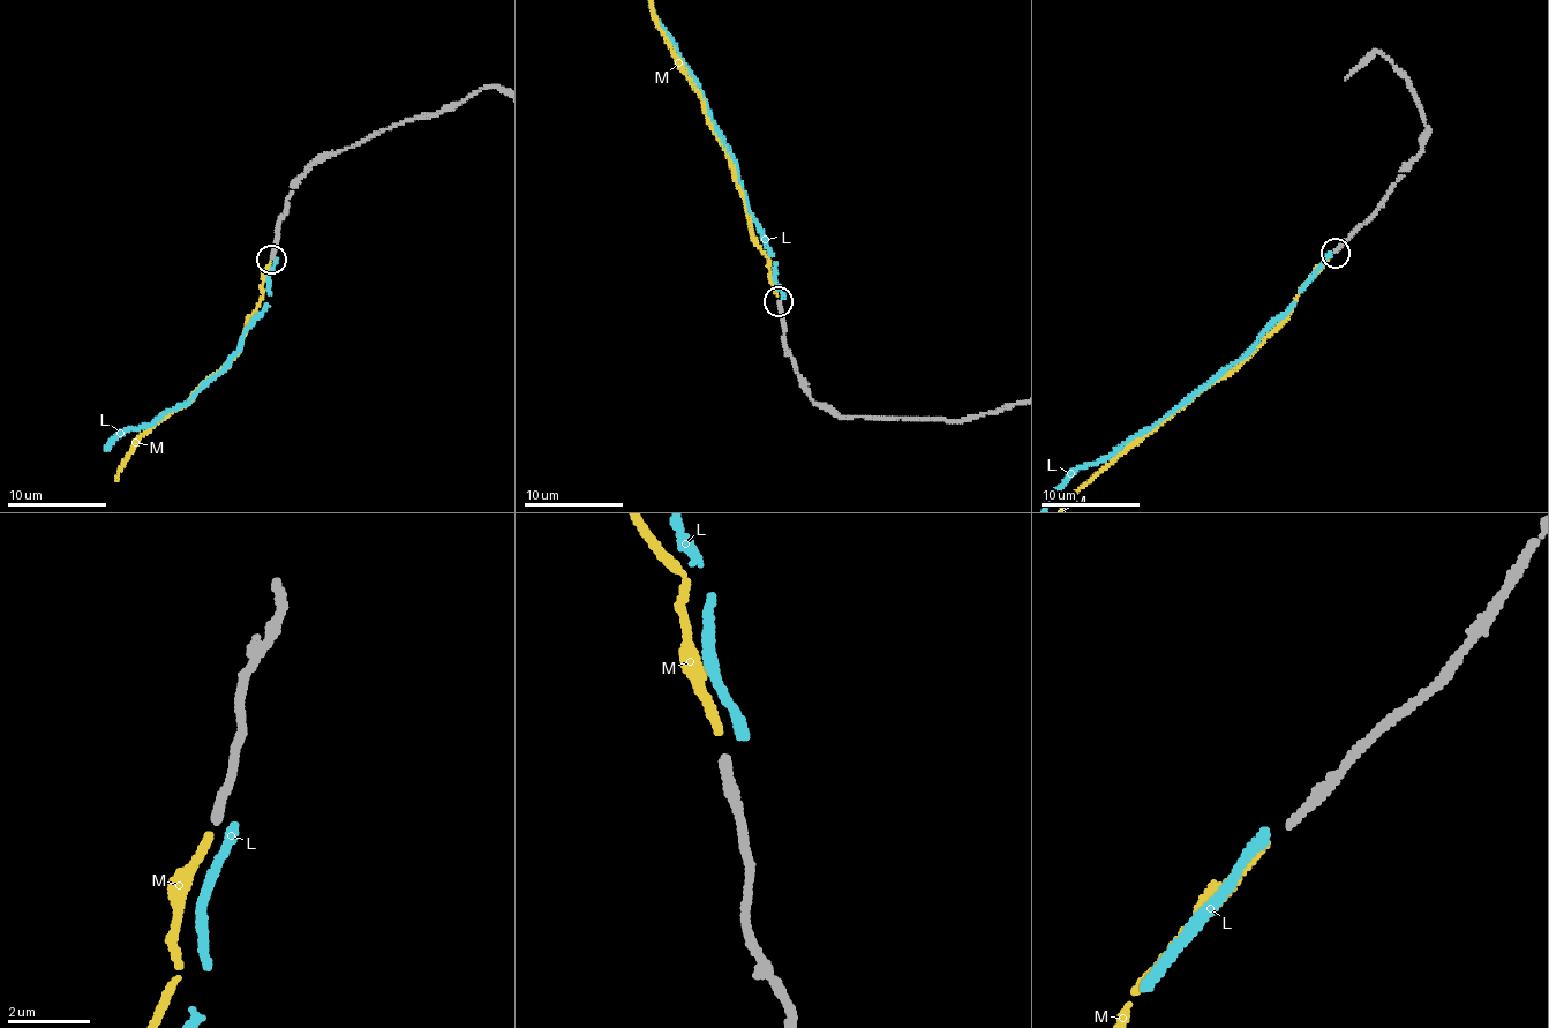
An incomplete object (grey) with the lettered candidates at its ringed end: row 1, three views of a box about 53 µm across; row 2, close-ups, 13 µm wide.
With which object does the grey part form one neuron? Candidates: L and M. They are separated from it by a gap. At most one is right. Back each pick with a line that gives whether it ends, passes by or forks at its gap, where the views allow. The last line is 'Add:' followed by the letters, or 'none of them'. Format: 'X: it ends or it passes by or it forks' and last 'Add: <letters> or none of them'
M: it ends
Add: M

